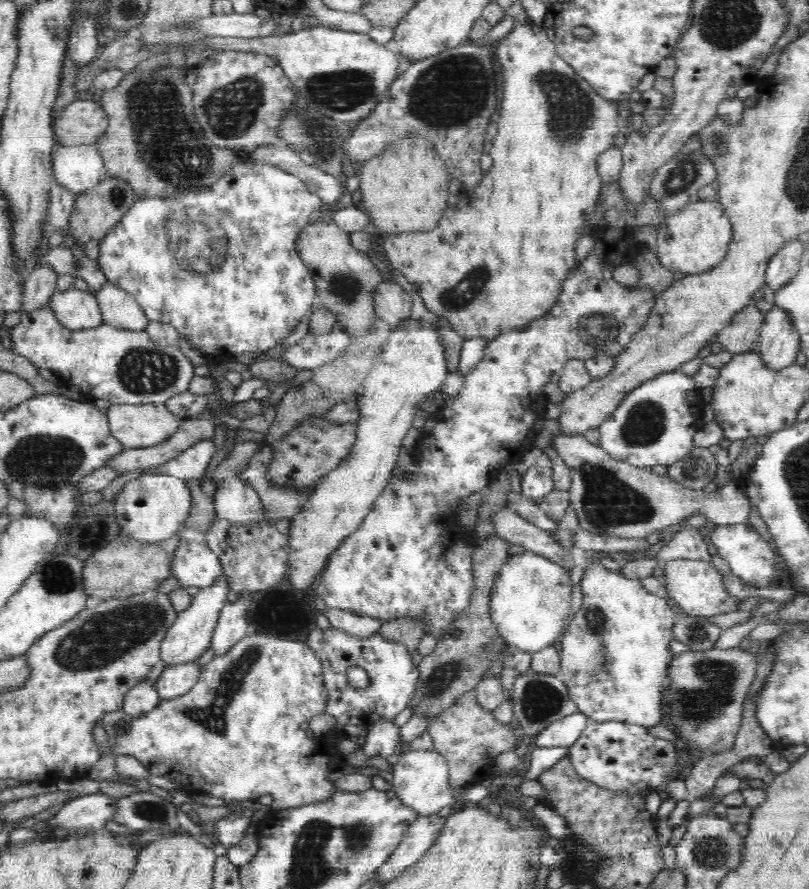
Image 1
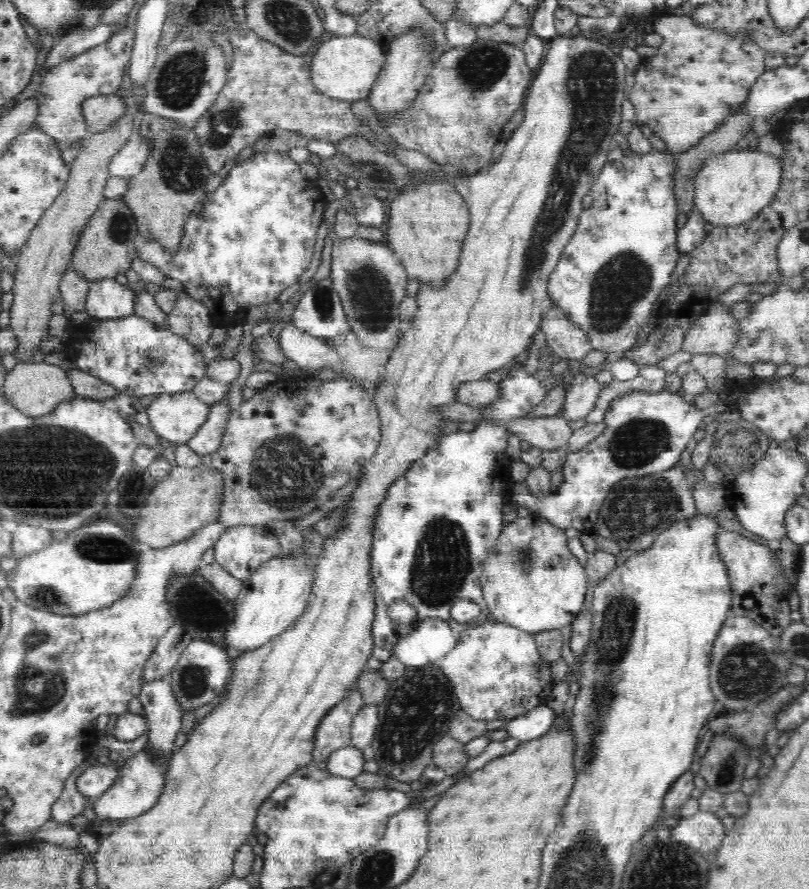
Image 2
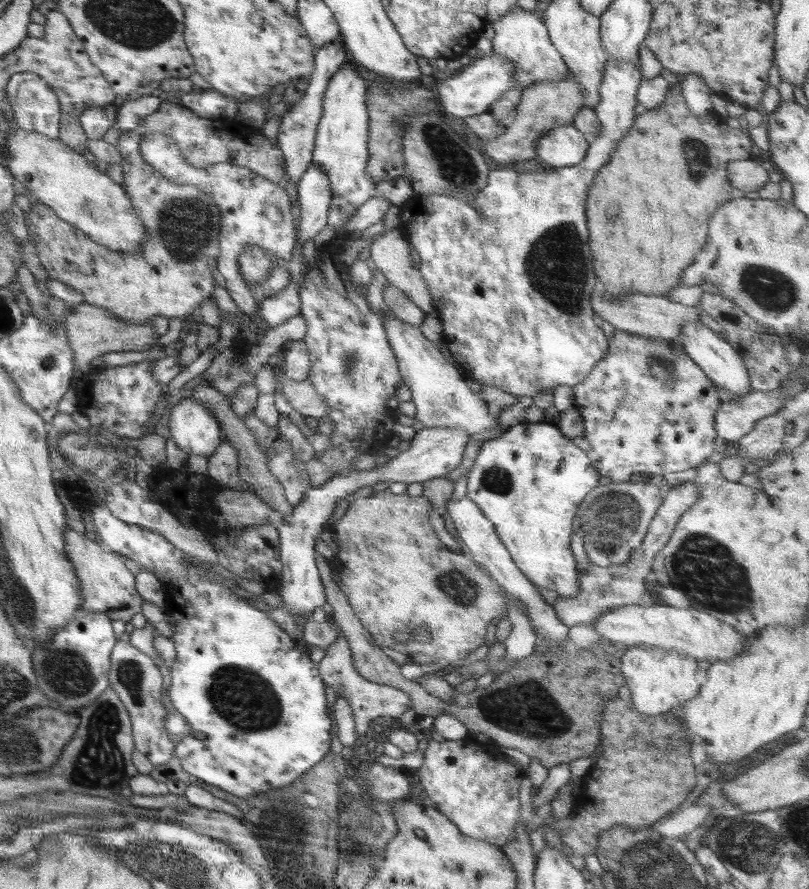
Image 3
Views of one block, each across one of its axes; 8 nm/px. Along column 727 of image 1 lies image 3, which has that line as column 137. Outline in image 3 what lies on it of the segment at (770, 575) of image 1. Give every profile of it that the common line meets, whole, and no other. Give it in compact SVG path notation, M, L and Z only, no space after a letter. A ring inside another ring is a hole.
M95 493L94 498L94 506L79 504L79 507L89 508L96 534L107 545L108 551L140 563L142 570L153 575L156 572L172 577L171 583L166 586L165 600L168 607L177 609L171 612L171 617L177 622L170 638L176 646L177 657L170 661L171 687L168 695L174 708L184 716L194 732L175 746L174 752L180 766L196 778L230 794L252 796L256 792L269 793L273 789L288 786L317 765L331 752L332 726L326 707L325 684L317 664L298 650L286 630L264 611L249 604L246 594L202 580L204 572L199 571L160 533L122 522Z

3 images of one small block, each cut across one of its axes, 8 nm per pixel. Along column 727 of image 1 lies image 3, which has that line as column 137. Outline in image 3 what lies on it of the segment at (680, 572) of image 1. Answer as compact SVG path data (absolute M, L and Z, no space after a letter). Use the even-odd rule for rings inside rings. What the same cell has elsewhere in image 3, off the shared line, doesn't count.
M74 530L65 531L68 544L68 557L77 571L77 578L82 584L81 614L84 612L104 613L112 620L129 622L134 614L142 608L142 595L136 591L136 578L128 572L126 562L117 554L111 553L94 541L86 533Z

